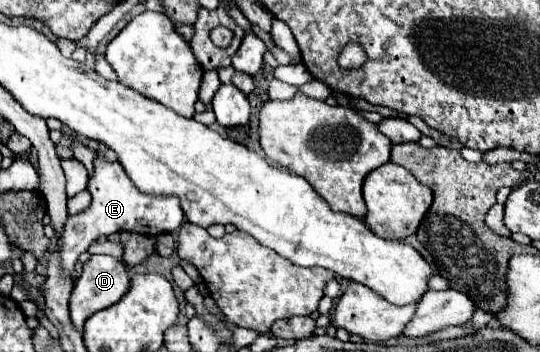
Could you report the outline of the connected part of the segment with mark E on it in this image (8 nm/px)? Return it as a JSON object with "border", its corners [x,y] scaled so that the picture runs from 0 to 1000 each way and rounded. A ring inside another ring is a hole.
{"border":[[[185,429],[178,435],[178,452],[174,452],[174,491],[163,514],[163,543],[170,554],[167,588],[137,616],[126,616],[126,634],[119,651],[119,673],[115,673],[119,702],[111,724],[115,724],[115,759],[126,770],[137,770],[137,747],[144,741],[148,719],[163,713],[163,696],[178,685],[185,668],[248,656],[248,662],[274,662],[289,673],[296,662],[326,656],[333,634],[341,628],[333,565],[326,554],[263,548],[256,531],[248,531],[248,520],[241,514],[226,469],[219,457],[204,463]]]}

